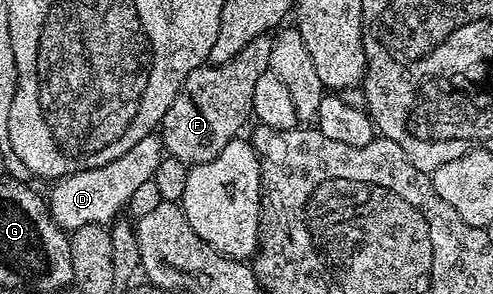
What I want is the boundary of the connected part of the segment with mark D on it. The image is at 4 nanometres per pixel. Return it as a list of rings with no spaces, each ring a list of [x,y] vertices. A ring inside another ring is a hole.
[[[151,135],[140,139],[136,147],[124,151],[120,159],[104,163],[104,167],[92,167],[76,171],[67,177],[57,178],[48,192],[48,206],[54,222],[64,230],[73,231],[85,225],[106,225],[119,216],[118,213],[145,185],[154,180],[154,172],[164,156],[161,136]]]

